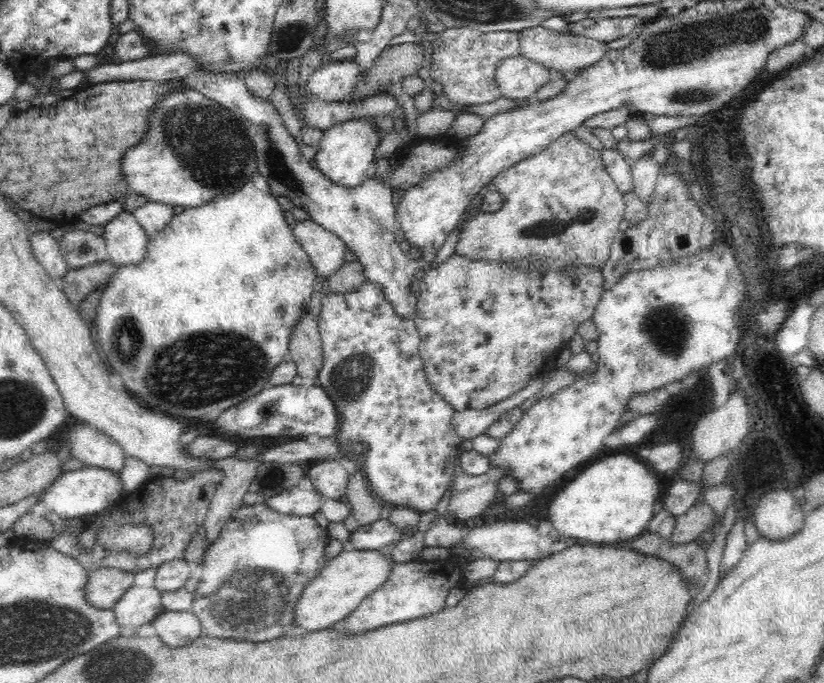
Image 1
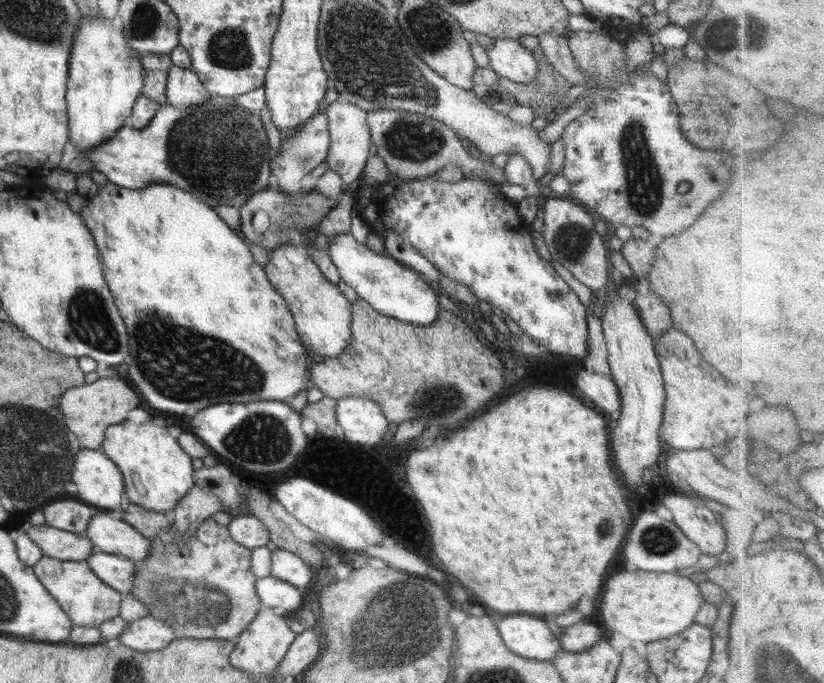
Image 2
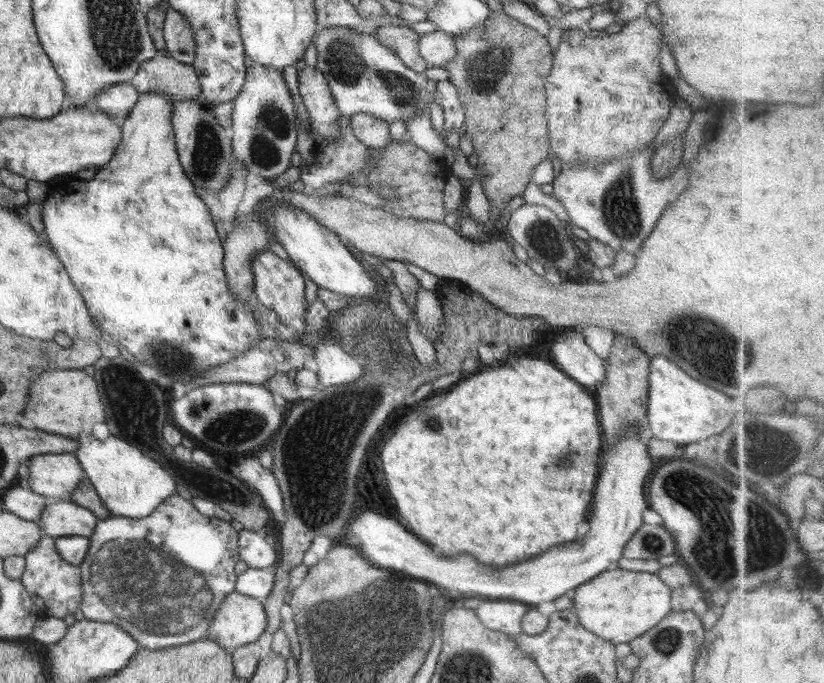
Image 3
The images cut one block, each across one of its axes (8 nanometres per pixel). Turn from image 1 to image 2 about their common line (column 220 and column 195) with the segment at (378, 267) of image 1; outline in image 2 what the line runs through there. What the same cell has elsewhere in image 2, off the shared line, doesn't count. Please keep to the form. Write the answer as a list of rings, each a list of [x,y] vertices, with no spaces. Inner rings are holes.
[[[175,65],[168,69],[166,104],[180,109],[204,103],[211,97],[200,78],[191,69],[184,69]]]

